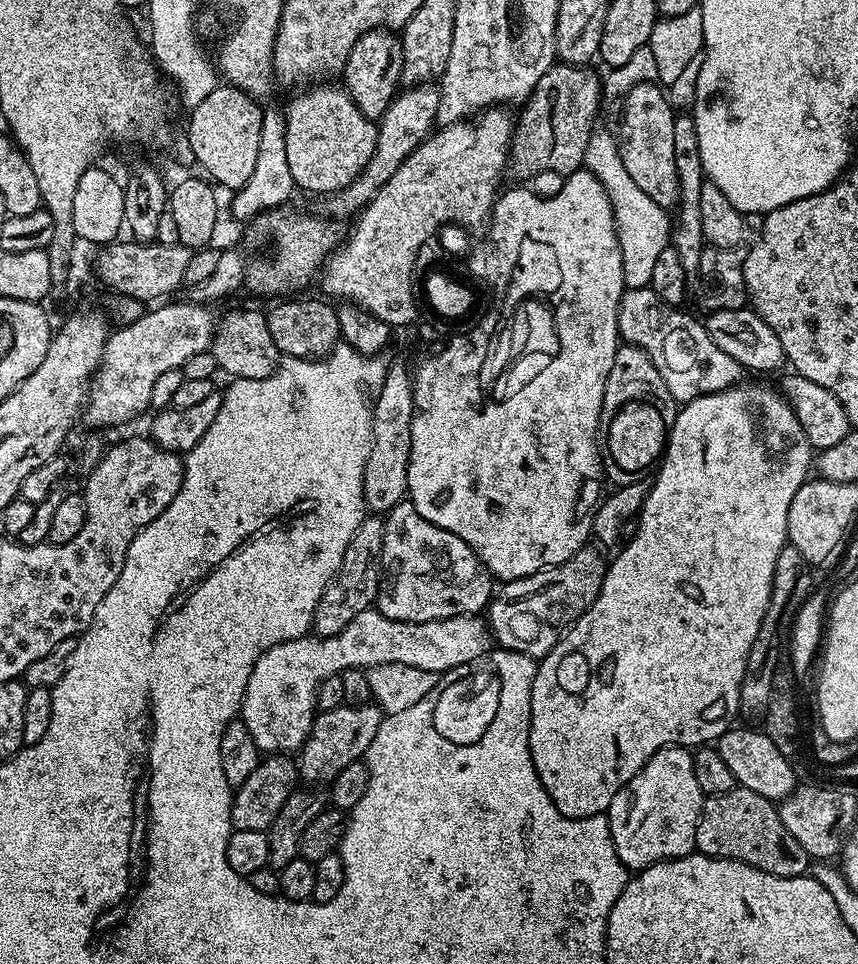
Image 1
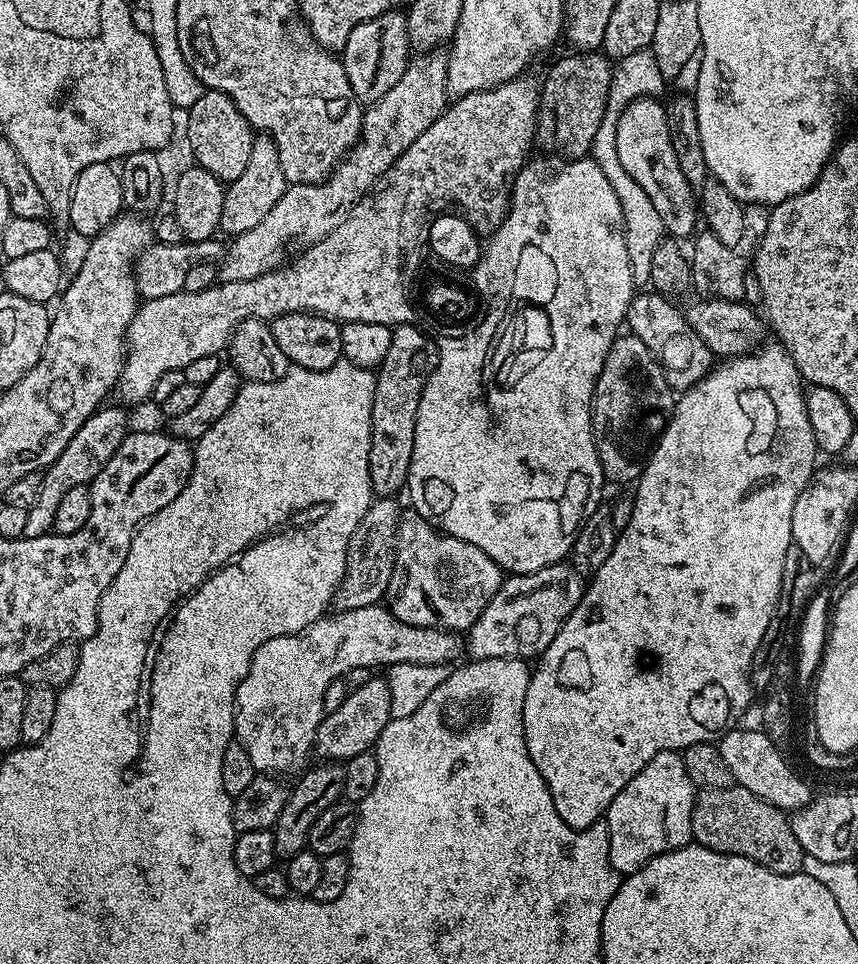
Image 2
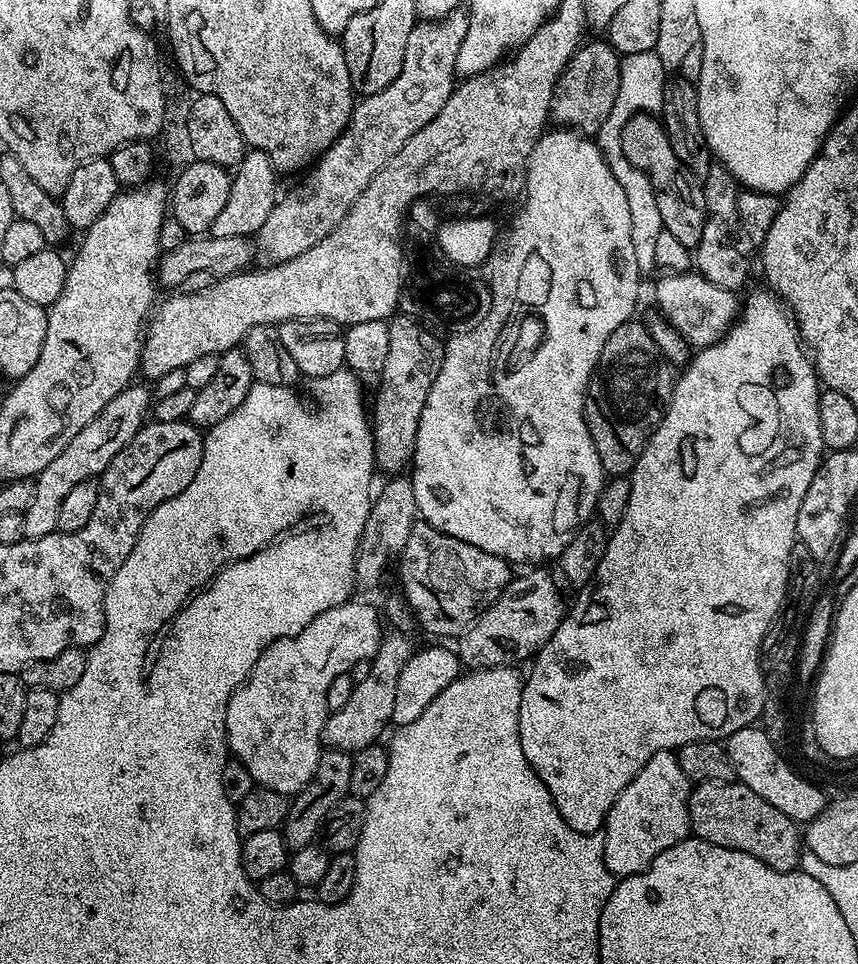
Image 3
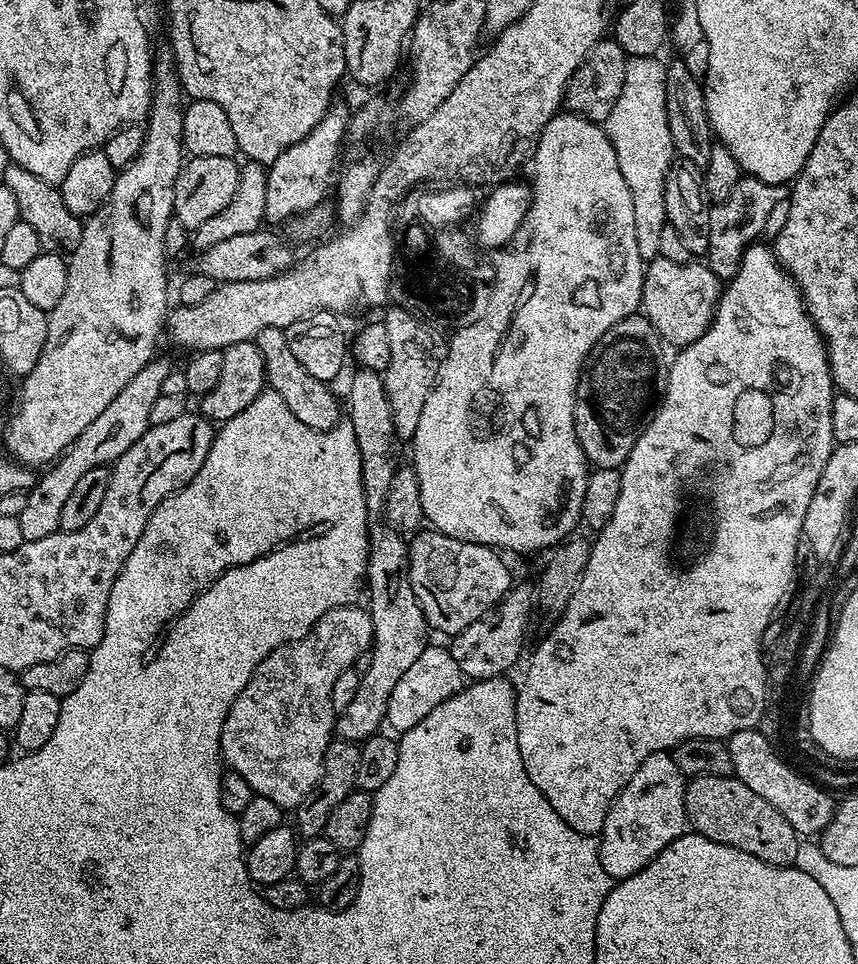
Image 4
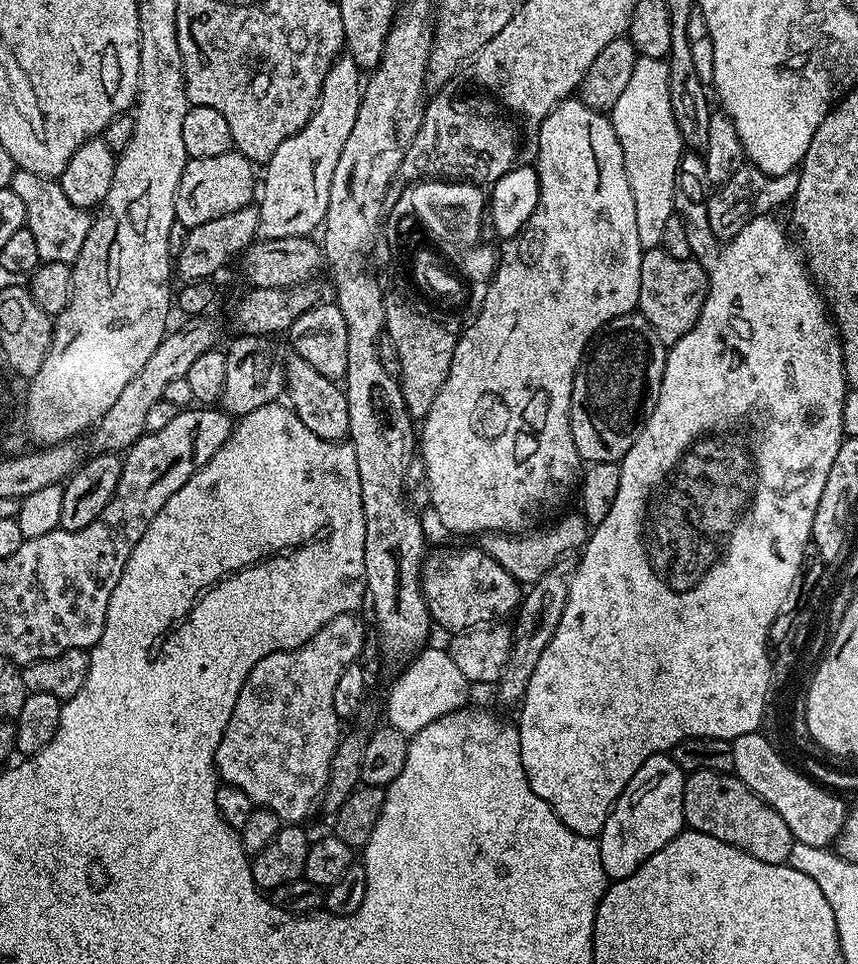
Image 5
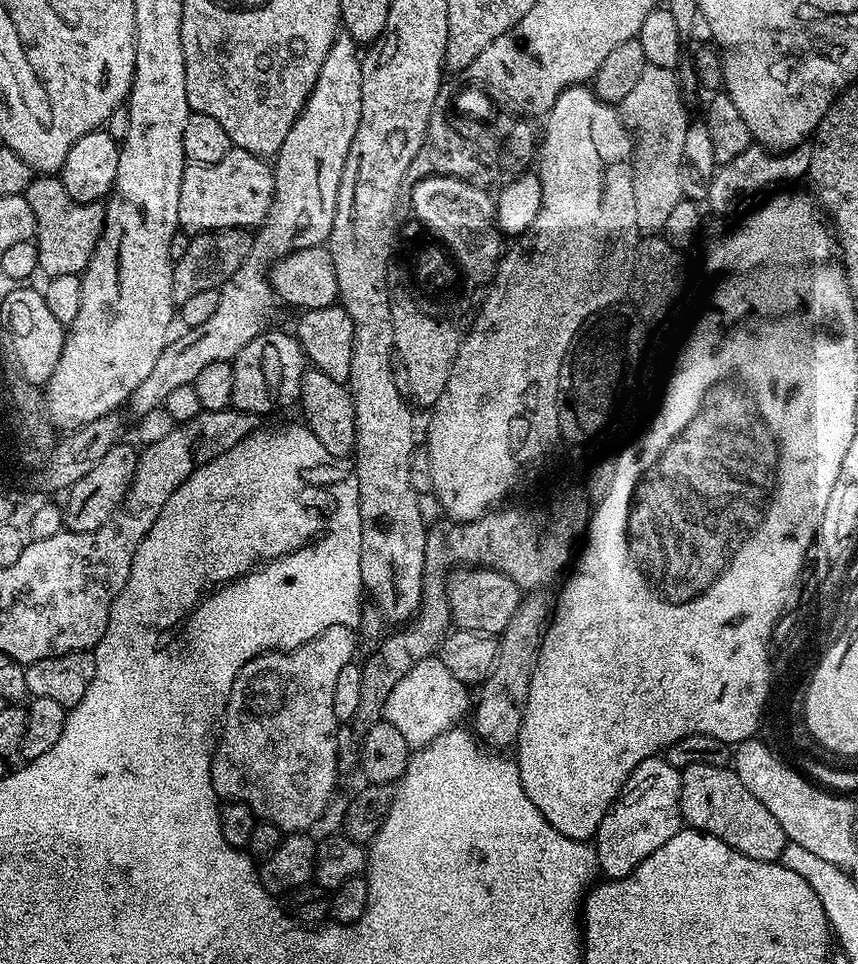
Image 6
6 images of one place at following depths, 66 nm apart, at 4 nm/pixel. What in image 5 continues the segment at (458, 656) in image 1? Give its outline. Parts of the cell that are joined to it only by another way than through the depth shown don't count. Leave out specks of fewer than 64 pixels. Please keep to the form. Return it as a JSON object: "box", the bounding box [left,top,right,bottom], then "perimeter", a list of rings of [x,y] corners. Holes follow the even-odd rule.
{"box":[216,614,364,824],"perimeter":[[[349,614],[334,618],[330,622],[326,622],[326,626],[322,626],[322,630],[314,633],[302,646],[291,648],[288,652],[272,652],[266,658],[259,660],[252,668],[252,673],[246,678],[246,682],[234,702],[234,710],[230,714],[230,722],[226,722],[224,736],[216,747],[216,770],[219,779],[225,784],[233,784],[235,788],[242,790],[242,794],[246,794],[252,799],[255,807],[265,808],[274,814],[278,814],[281,822],[289,824],[304,822],[304,819],[311,814],[312,807],[315,804],[317,807],[318,801],[323,797],[324,788],[328,785],[330,760],[334,758],[334,750],[339,746],[342,739],[342,731],[340,732],[342,721],[340,715],[334,710],[334,685],[338,683],[338,678],[342,674],[342,670],[346,670],[346,666],[357,663],[361,659],[360,651],[364,648],[364,624],[358,617],[359,615]]]}

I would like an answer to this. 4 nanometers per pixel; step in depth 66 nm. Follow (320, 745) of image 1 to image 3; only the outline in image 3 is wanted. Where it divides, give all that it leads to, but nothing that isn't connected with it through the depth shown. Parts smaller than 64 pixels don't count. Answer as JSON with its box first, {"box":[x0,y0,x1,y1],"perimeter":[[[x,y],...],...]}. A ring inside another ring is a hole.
{"box":[322,631,414,754],"perimeter":[[[389,631],[385,635],[379,650],[370,661],[370,675],[356,681],[354,694],[350,694],[350,702],[346,702],[342,710],[331,713],[325,722],[322,740],[327,747],[354,754],[381,739],[384,727],[392,724],[394,698],[398,698],[398,678],[402,674],[402,666],[410,662],[413,651],[414,645],[406,633]]]}

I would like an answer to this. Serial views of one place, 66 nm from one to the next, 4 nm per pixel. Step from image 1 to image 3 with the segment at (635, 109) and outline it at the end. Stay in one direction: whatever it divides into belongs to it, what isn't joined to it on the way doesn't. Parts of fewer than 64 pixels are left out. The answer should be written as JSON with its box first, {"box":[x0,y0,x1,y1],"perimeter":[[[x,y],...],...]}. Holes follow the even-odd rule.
{"box":[620,114,709,250],"perimeter":[[[652,114],[632,116],[620,133],[620,145],[630,163],[638,166],[638,170],[650,178],[654,186],[654,198],[658,198],[658,214],[662,214],[664,231],[674,234],[682,246],[695,250],[702,238],[704,221],[709,219],[703,190],[688,188],[689,173],[678,162],[663,123]]]}

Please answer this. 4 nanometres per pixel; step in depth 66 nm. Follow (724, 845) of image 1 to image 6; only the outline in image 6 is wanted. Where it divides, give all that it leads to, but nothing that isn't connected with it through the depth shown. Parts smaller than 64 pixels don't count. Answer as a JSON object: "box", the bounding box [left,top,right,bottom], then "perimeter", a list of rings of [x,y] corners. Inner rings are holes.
{"box":[680,766,788,864],"perimeter":[[[686,766],[680,773],[680,815],[689,828],[710,834],[746,858],[767,864],[779,861],[788,839],[774,814],[746,790],[742,778],[731,767]]]}

